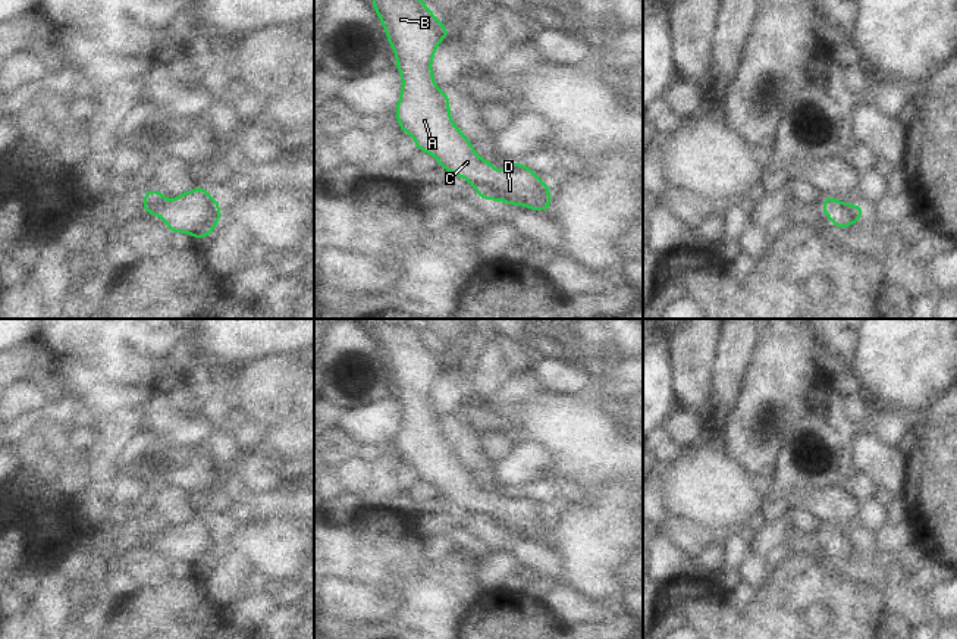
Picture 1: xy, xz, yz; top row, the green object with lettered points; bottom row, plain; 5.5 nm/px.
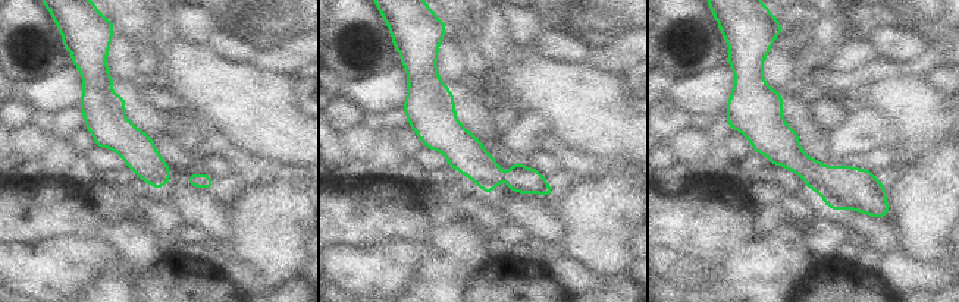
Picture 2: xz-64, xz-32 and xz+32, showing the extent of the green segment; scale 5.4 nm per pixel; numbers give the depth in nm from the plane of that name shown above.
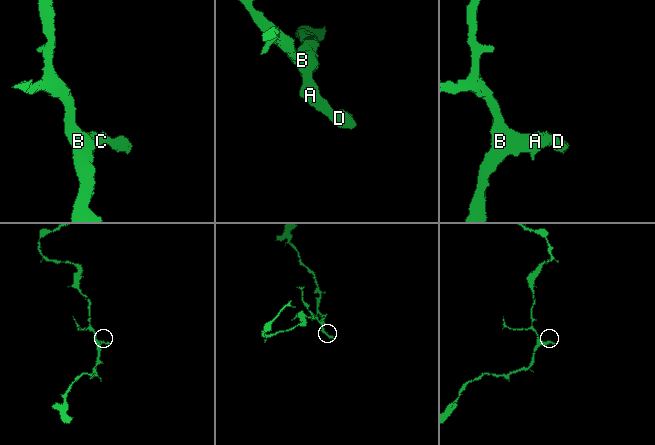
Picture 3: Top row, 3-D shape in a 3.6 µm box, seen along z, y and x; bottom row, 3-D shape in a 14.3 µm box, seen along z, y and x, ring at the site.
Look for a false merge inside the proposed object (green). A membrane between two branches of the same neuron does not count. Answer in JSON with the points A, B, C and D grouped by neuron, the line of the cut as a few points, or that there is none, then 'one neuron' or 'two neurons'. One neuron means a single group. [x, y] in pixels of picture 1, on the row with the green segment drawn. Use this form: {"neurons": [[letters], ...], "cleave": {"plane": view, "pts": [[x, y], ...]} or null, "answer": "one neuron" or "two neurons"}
{"neurons": [["A", "B", "C", "D"]], "cleave": null, "answer": "one neuron"}

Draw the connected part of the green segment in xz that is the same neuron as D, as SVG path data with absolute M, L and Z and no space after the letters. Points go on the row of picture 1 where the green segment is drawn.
M370 0L377 12L390 48L396 53L396 68L402 75L402 91L396 106L399 129L408 132L420 151L439 160L446 172L465 178L480 198L501 200L531 210L550 210L549 187L521 163L511 163L499 173L495 165L476 154L471 142L456 128L449 115L449 97L442 93L432 75L432 59L439 43L449 34L421 0Z

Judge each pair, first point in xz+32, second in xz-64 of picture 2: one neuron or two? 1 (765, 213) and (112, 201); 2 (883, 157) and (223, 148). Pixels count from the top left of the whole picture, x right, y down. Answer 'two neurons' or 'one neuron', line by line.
1: one neuron
2: two neurons

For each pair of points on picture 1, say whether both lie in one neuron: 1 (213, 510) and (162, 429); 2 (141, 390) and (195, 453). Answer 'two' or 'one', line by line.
1: two
2: two

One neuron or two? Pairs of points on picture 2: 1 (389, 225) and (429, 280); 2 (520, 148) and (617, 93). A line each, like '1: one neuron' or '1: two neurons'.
1: one neuron
2: one neuron

